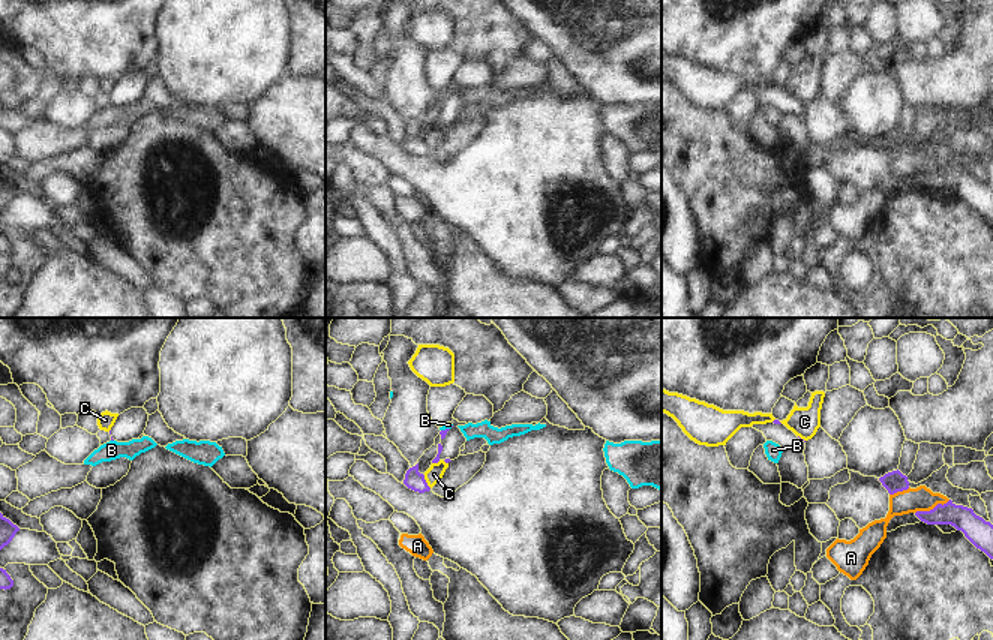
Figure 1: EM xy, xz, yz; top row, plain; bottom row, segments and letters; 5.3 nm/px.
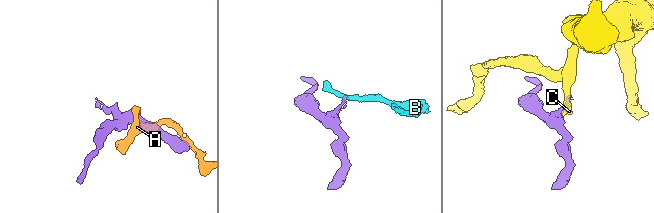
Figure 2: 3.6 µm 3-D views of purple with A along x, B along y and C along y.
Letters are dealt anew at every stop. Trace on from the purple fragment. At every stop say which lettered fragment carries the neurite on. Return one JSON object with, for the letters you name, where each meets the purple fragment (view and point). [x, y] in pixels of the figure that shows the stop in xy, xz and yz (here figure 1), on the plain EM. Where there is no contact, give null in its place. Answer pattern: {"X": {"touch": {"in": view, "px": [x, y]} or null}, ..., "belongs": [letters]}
{"belongs": []}

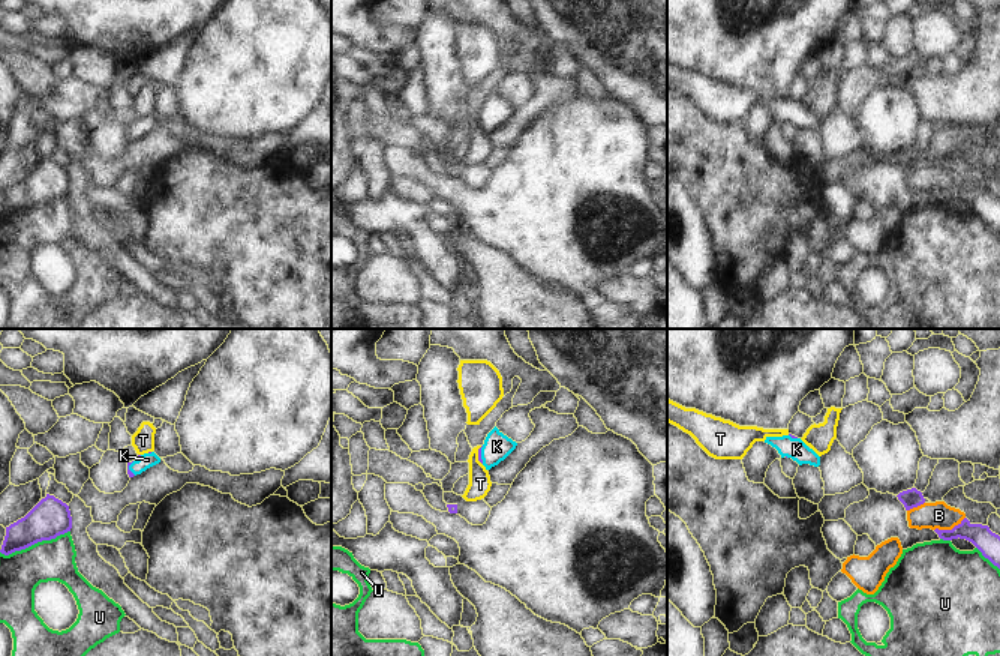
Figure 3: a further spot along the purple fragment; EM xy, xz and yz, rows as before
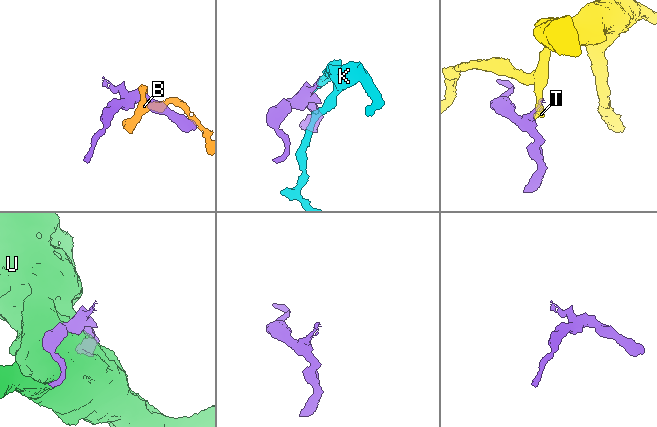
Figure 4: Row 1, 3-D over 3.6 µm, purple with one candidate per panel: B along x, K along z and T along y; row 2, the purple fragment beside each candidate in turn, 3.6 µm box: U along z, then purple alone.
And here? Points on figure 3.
{"K": {"touch": {"in": "xy", "px": [131, 126]}}, "belongs": ["K"]}

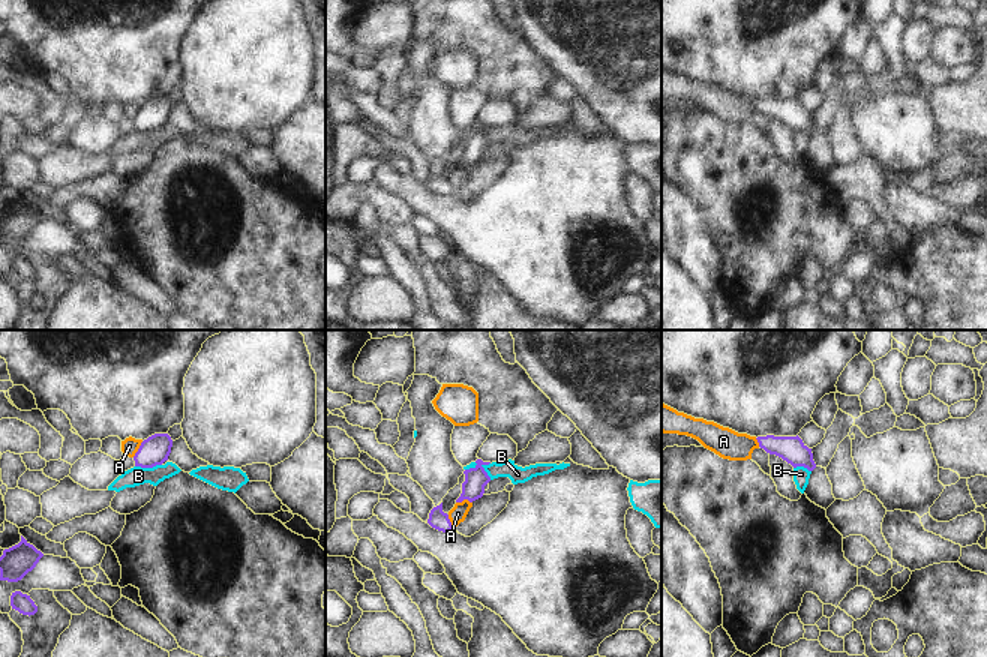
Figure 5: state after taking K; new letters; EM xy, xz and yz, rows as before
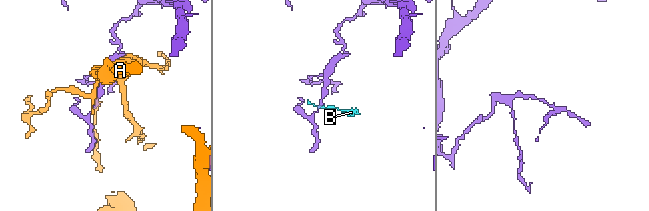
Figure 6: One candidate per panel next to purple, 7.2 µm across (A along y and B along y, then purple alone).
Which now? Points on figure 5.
{"belongs": []}

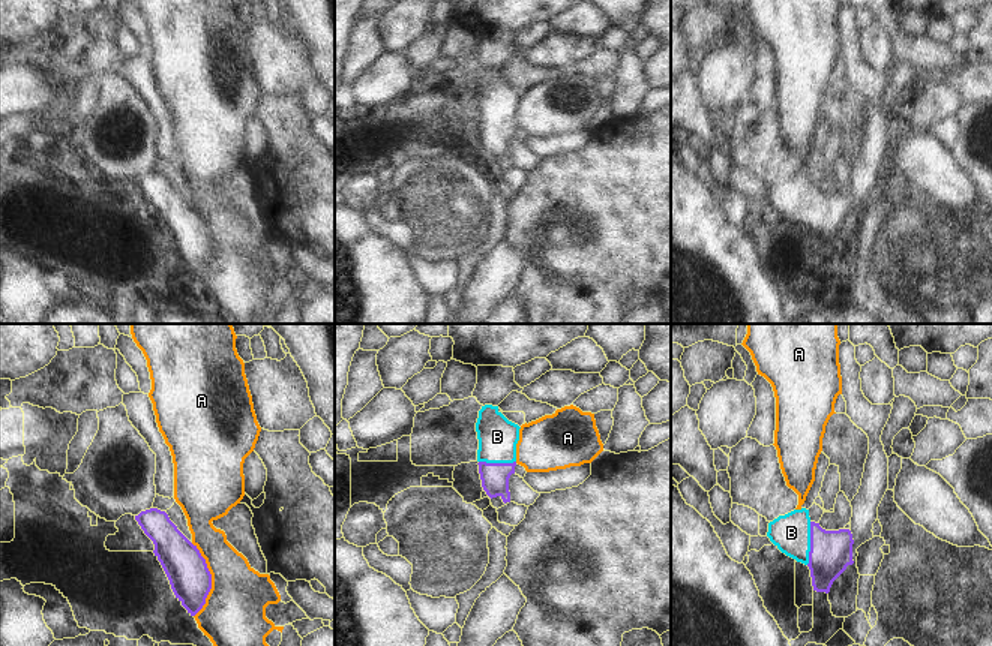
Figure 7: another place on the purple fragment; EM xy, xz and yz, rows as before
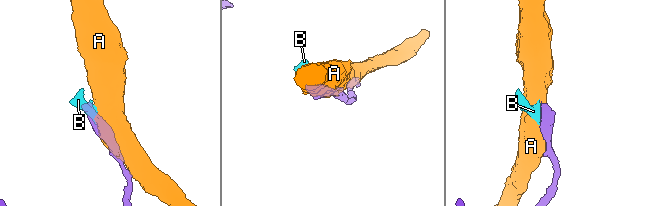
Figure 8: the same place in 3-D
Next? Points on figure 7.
{"B": {"touch": {"in": "yz", "px": [811, 207]}}, "belongs": ["B"]}

